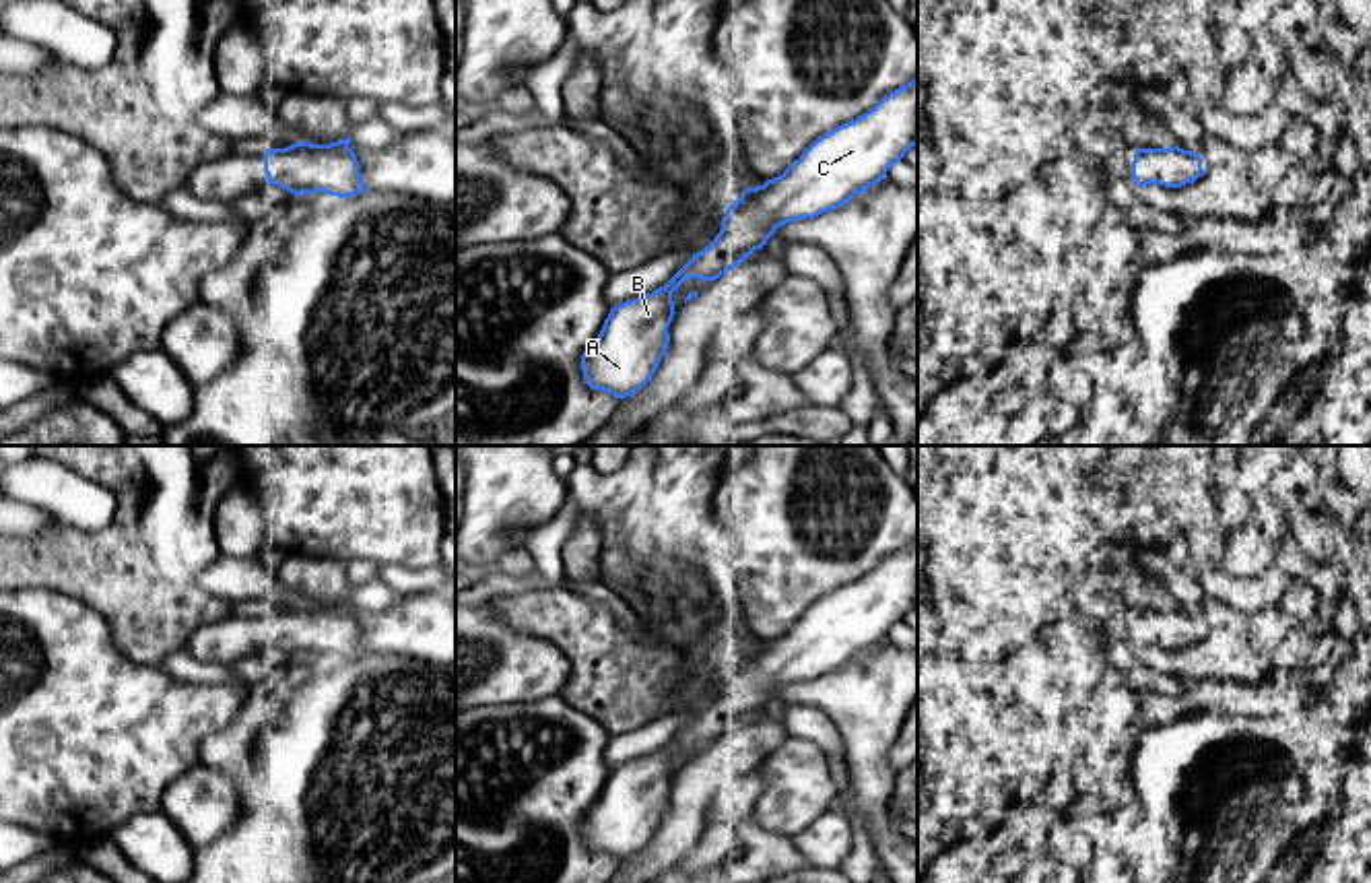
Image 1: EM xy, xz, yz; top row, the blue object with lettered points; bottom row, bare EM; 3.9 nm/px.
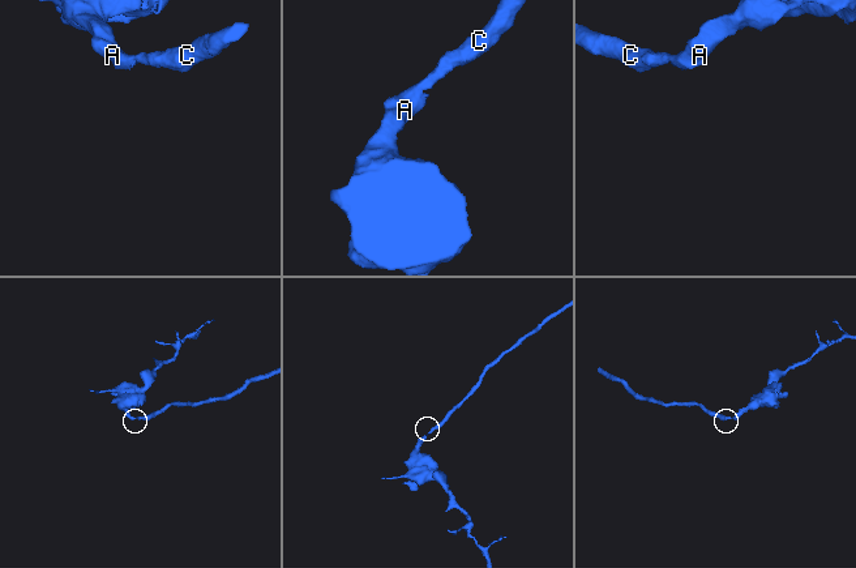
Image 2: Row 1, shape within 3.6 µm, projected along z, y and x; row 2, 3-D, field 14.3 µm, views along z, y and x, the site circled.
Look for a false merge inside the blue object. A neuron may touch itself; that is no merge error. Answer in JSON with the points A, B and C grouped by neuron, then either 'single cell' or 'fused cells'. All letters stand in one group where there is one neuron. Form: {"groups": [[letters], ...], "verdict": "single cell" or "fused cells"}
{"groups": [["A", "B"], ["C"]], "verdict": "fused cells"}

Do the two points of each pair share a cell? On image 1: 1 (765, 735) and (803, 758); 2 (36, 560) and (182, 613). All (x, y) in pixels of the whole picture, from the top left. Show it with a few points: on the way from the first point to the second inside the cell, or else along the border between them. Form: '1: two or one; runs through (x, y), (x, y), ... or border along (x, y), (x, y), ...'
1: two; border along (788, 737), (759, 762)
2: one; runs through (73, 562), (126, 572), (145, 591)

